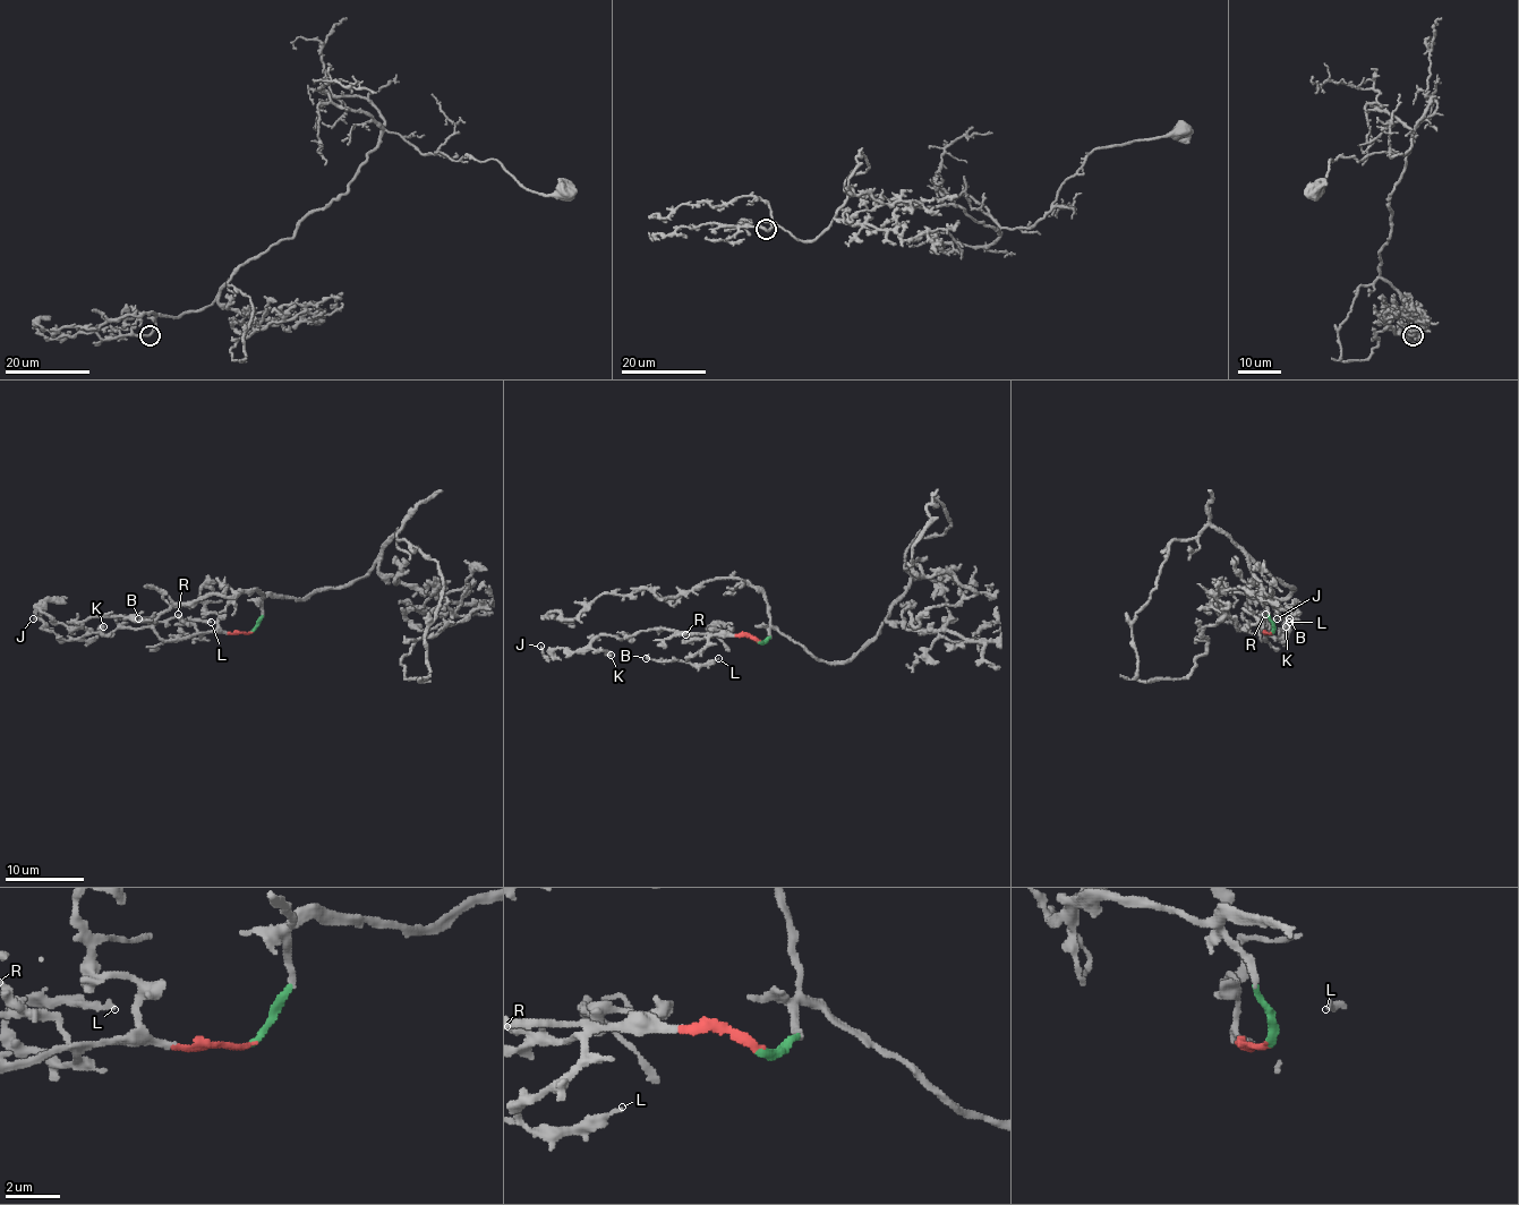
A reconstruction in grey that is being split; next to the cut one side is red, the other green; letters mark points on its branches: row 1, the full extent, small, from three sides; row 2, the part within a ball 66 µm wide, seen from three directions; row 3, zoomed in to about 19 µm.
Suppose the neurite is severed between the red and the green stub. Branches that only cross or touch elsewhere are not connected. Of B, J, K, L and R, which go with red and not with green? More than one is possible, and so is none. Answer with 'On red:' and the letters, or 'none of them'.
On red: B, J, K, L, R

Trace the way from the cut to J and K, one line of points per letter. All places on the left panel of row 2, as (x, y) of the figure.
J: (250, 633), (198, 632), (185, 638), (161, 639), (151, 627), (131, 627), (60, 639), (41, 620), (33, 617)
K: (250, 633), (198, 632), (185, 638), (161, 639), (151, 627), (131, 627), (84, 638), (92, 639), (104, 625)

